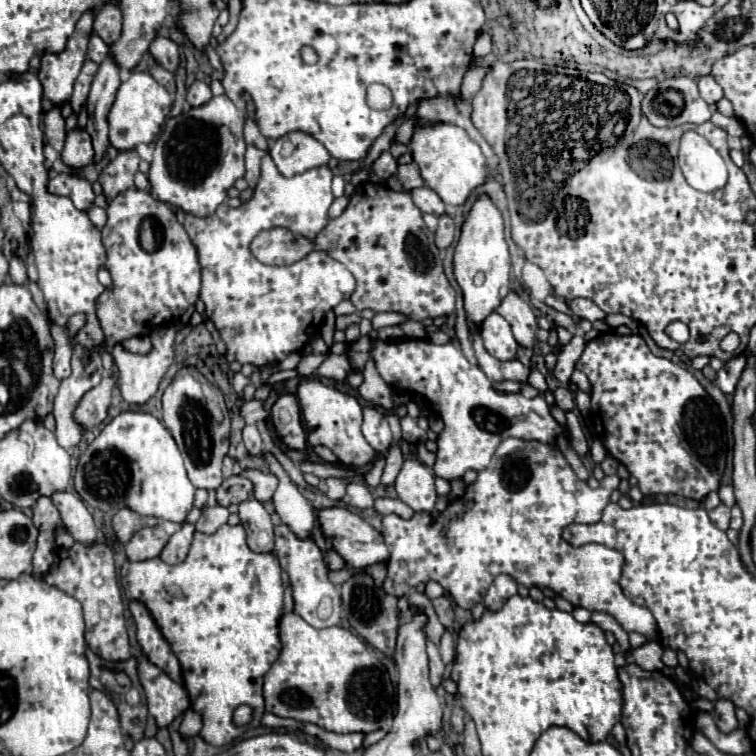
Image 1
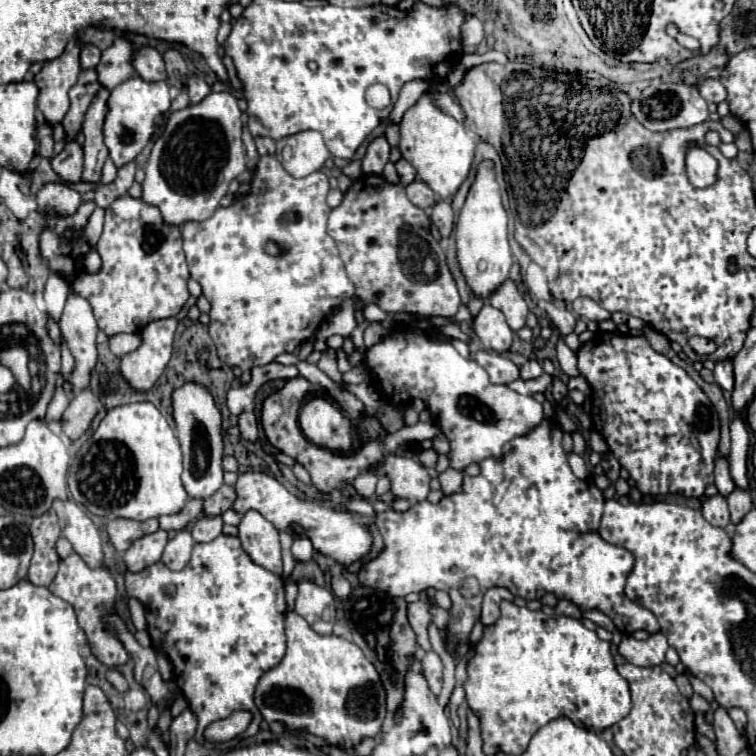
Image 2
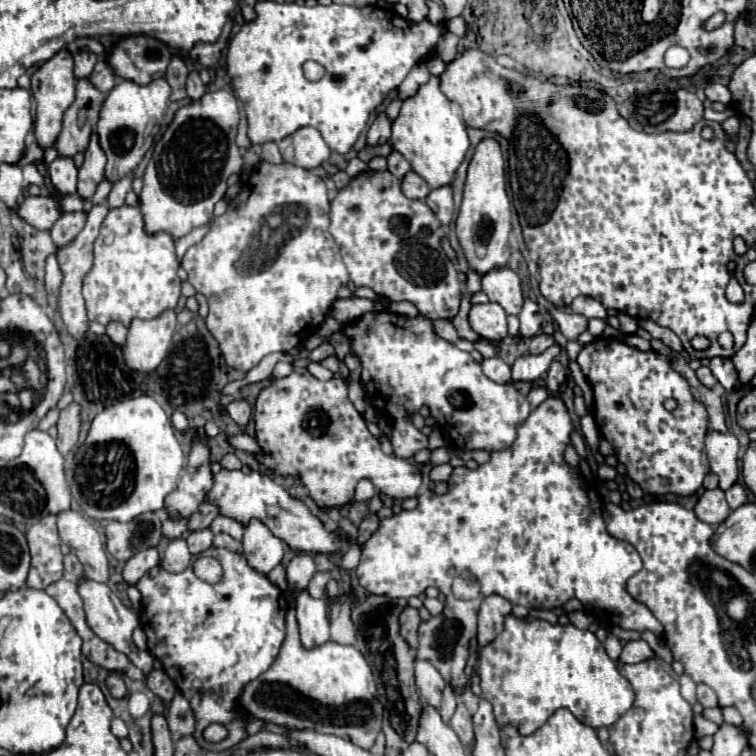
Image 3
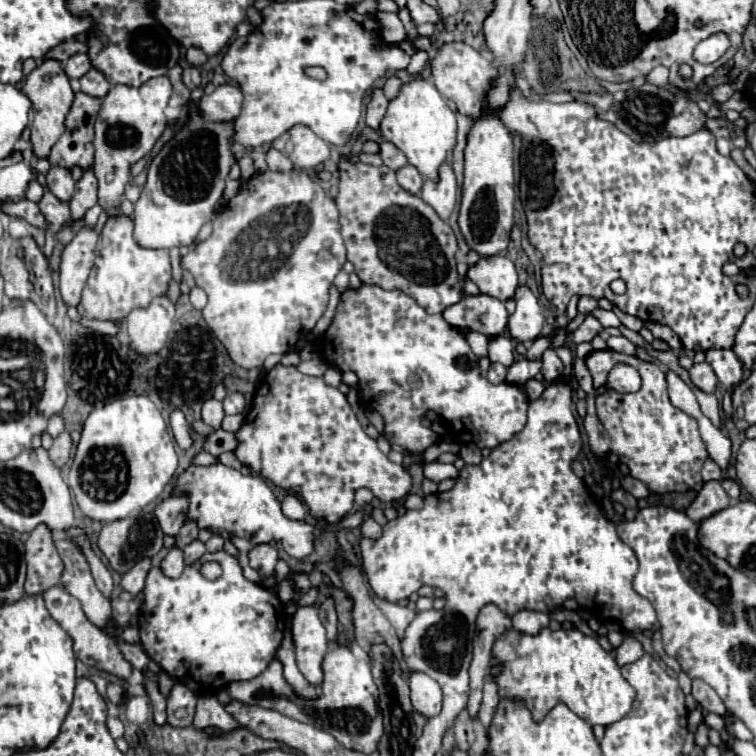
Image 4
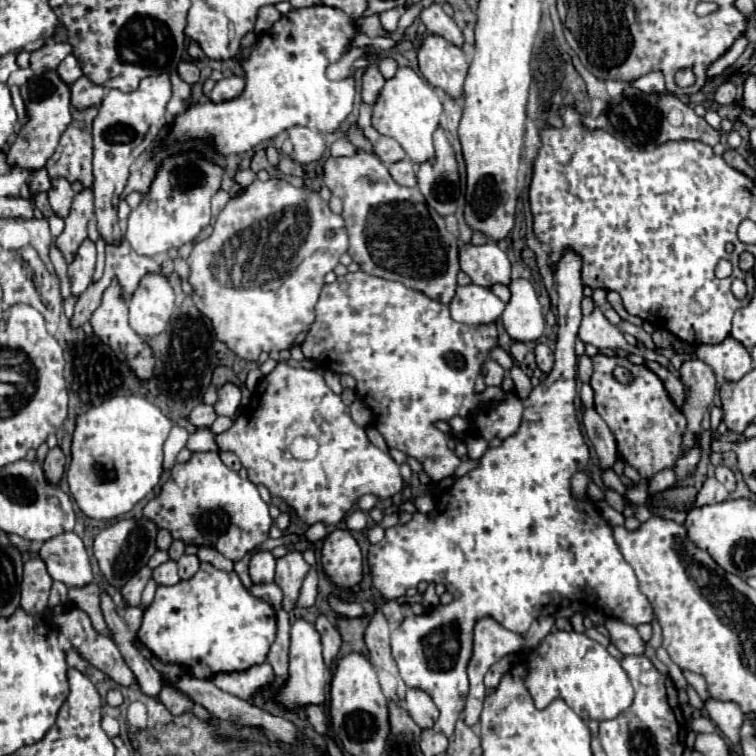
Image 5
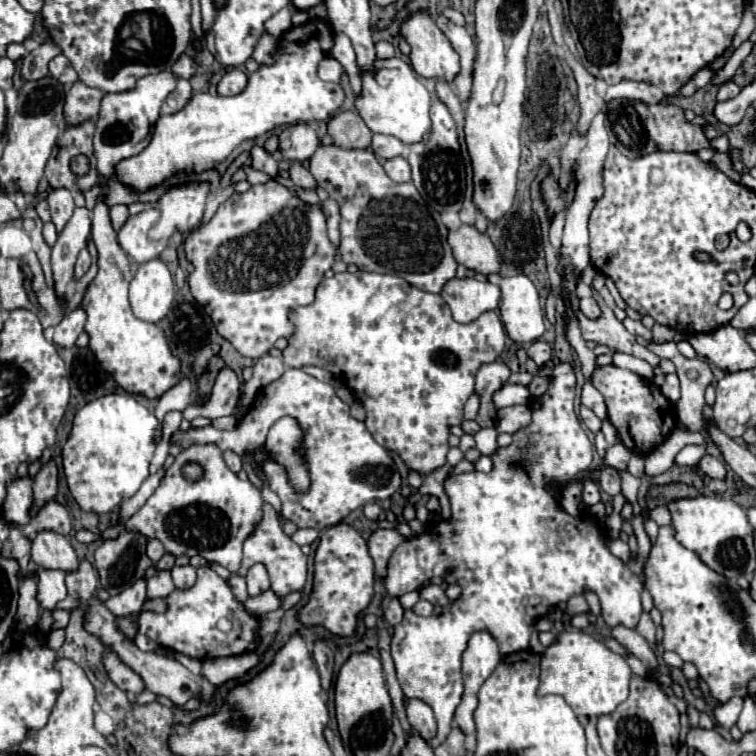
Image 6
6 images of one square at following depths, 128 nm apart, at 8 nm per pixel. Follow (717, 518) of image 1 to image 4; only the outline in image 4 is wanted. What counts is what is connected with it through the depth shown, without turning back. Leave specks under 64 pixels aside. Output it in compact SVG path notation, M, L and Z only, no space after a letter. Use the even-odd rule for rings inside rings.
M710 480L710 482L704 482L704 486L698 492L698 496L694 498L694 502L686 508L686 516L694 522L700 522L700 520L716 514L718 510L728 508L730 504L732 504L732 500L724 492L722 482Z

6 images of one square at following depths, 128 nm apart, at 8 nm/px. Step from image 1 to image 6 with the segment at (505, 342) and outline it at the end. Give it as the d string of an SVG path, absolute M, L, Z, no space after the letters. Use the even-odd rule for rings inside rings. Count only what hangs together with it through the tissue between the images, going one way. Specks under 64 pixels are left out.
M452 278L442 288L442 298L452 310L456 322L472 322L482 312L496 310L500 302L500 288L476 278Z

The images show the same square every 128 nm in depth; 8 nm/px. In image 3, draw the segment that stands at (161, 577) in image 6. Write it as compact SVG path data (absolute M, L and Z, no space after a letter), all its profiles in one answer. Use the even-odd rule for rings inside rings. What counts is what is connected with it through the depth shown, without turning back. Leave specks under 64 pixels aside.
M176 538L168 544L166 552L164 552L164 558L162 558L162 568L168 570L168 572L182 572L188 564L190 564L190 552L188 552L188 546L186 546L186 540L184 538Z

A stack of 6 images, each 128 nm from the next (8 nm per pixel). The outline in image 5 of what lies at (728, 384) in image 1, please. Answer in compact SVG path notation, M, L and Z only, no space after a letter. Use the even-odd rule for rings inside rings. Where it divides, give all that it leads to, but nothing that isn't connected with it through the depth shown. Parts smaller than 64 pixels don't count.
M728 336L720 344L708 346L700 344L696 346L696 356L706 362L716 376L722 376L726 380L740 380L744 374L752 370L752 356L746 346L742 346L738 340Z

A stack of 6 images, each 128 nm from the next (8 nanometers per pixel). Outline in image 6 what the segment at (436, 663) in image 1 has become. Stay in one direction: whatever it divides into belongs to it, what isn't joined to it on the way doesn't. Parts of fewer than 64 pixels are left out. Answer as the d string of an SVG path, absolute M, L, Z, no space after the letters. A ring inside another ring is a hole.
M414 698L406 706L406 714L408 714L408 722L410 722L412 730L420 738L432 740L436 736L436 718L432 714L432 708L428 708L428 704Z

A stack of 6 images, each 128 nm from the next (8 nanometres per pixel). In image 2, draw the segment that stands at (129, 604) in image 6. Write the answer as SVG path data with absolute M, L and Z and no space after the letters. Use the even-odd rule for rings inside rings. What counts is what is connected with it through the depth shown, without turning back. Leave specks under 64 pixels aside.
M164 530L142 536L140 540L136 540L136 544L132 544L132 548L128 548L128 552L124 552L126 568L130 572L142 572L144 568L156 564L162 558L166 542L168 542L168 532Z

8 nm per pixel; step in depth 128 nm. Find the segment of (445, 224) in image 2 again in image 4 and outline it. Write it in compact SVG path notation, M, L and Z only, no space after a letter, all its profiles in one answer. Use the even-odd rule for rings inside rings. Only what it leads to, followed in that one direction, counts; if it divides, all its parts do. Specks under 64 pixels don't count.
M448 162L440 164L438 182L424 180L420 198L426 204L430 204L442 220L448 220L448 216L452 214L452 210L456 206L456 178L454 178L452 166Z

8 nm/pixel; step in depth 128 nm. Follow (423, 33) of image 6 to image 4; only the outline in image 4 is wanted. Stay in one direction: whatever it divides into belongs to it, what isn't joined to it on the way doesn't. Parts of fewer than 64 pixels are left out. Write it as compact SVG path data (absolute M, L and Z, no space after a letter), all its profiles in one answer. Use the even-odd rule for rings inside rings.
M448 42L438 48L436 56L430 60L430 70L438 92L444 98L450 98L460 114L470 118L478 118L486 106L486 92L492 80L498 76L498 70L492 62L488 62L480 52L470 48L464 42Z

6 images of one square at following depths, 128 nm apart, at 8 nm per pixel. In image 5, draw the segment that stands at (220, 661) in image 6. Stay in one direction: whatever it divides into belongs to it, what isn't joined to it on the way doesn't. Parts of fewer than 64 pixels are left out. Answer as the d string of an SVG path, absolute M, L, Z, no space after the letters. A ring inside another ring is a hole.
M262 662L262 664L254 664L240 672L218 672L212 676L212 682L228 694L248 700L272 678L274 678L272 666L268 662Z

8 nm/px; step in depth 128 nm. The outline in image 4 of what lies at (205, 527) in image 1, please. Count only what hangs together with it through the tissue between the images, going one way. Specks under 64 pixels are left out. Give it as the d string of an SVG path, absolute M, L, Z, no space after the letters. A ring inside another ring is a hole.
M194 540L192 544L188 544L188 546L184 548L184 562L186 562L186 564L194 564L204 552L206 552L204 544L202 544L200 540Z

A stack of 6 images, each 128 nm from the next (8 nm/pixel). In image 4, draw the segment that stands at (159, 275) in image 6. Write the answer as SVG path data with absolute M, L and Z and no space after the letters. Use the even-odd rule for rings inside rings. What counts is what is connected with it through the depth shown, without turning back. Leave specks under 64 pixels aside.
M156 296L146 308L134 308L124 324L132 350L140 354L158 352L174 322L174 304L168 296Z

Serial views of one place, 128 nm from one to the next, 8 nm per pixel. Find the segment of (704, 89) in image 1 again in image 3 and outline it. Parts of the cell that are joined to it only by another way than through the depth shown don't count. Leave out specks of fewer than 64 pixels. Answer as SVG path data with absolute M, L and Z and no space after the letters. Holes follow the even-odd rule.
M710 84L708 88L706 88L706 98L710 100L710 102L724 102L724 104L730 104L730 98L732 94L730 94L730 90L728 90L728 86L724 86L724 84Z

